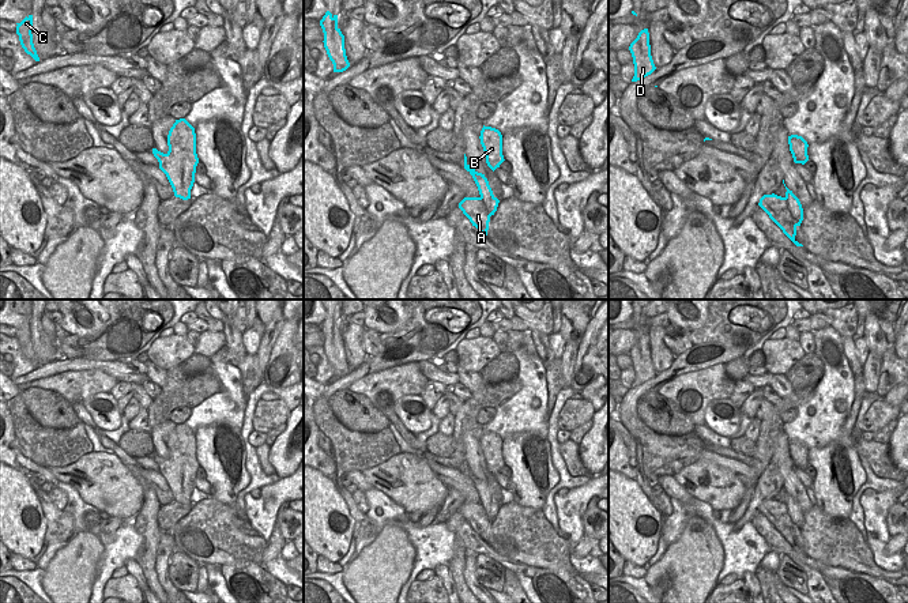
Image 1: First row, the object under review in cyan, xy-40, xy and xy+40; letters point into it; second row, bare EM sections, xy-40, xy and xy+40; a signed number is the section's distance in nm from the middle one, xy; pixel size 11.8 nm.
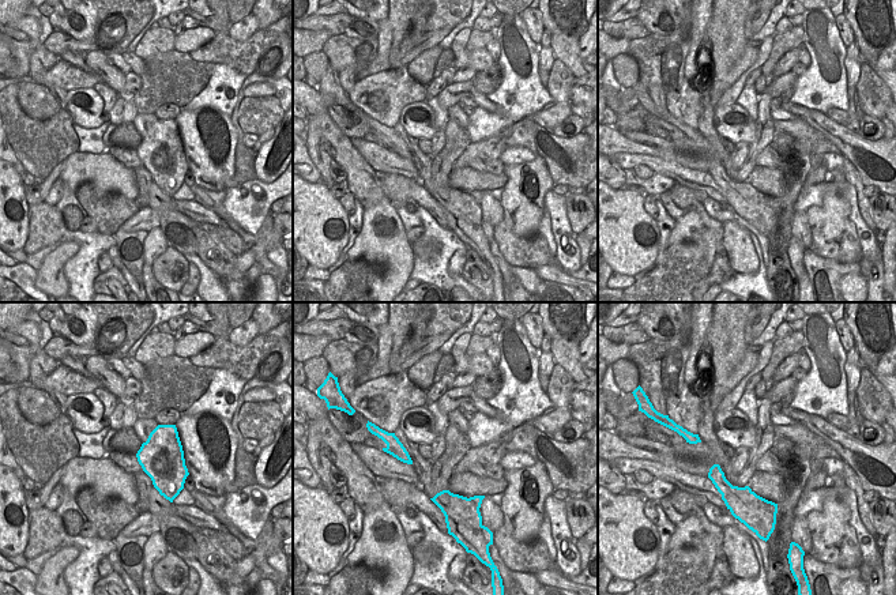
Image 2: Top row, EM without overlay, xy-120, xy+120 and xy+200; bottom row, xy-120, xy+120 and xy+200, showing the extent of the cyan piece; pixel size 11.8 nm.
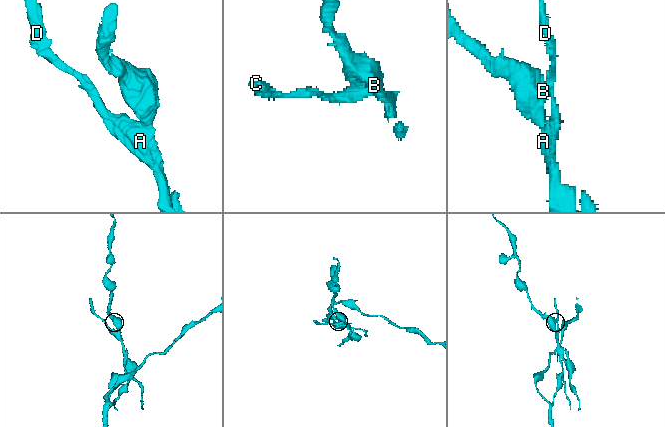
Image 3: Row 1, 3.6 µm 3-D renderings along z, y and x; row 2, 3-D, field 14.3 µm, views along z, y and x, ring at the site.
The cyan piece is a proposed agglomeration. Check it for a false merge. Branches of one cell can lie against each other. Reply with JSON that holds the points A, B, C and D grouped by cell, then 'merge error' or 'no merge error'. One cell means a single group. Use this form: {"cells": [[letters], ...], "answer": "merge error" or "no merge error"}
{"cells": [["A", "C", "D"], ["B"]], "answer": "merge error"}

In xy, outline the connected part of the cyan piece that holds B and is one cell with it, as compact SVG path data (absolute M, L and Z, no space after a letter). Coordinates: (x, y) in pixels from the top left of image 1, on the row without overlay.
M483 430L479 444L486 468L494 476L505 466L502 460L502 440L498 434Z

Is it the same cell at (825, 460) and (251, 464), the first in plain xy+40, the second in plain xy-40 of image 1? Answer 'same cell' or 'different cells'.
different cells

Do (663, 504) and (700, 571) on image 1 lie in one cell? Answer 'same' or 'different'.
different

